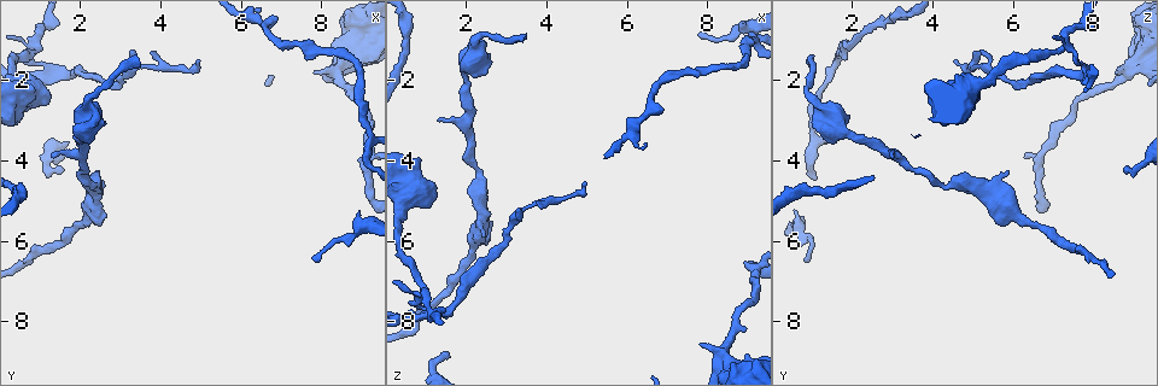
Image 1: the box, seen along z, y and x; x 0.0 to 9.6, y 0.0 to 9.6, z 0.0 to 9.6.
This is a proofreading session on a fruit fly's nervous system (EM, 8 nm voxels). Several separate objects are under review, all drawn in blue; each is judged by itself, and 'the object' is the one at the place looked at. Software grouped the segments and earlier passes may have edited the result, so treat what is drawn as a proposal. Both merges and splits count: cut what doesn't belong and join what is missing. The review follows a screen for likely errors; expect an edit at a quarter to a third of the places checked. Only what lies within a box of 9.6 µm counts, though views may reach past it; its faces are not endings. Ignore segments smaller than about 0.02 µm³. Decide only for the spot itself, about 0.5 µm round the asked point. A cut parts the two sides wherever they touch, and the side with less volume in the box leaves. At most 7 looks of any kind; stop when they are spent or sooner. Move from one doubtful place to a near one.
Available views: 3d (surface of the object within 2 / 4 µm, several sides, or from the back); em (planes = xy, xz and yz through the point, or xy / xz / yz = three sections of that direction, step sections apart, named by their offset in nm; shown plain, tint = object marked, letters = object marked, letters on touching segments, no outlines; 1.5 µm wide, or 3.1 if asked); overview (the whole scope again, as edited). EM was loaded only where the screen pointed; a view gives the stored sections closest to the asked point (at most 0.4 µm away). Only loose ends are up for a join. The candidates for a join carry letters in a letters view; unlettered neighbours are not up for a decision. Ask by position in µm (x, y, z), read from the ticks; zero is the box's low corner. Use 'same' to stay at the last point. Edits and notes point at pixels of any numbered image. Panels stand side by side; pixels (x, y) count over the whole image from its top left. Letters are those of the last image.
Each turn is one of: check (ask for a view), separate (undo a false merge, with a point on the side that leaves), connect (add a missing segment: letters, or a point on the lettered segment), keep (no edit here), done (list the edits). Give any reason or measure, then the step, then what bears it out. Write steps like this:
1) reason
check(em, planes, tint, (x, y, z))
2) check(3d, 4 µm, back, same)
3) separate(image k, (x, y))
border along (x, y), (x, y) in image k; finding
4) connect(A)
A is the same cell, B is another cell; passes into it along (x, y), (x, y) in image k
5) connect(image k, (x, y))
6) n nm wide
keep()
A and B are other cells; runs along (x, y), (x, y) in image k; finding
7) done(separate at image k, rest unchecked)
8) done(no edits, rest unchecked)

a fork
check(em, planes, letters, (0.90, 1.10, 7.30))

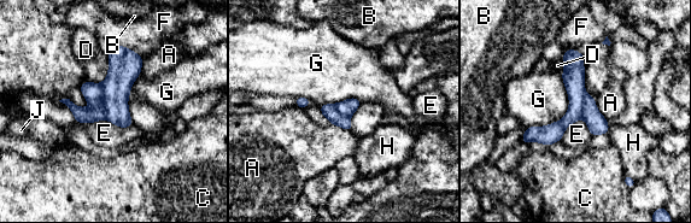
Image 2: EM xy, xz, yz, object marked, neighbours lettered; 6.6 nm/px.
separate(image 2, (93, 93))
A, B, C, D, E, F, G, H and J are other cells; border along (100, 83), (105, 118) in image 2; two cells meet here

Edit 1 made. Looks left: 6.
check(em, xz, step 4, tint, (8.55, 1.50, 9.05))

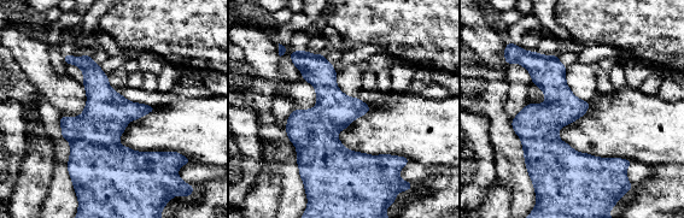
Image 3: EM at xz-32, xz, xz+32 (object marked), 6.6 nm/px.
another direction
check(em, planes, tint, same)

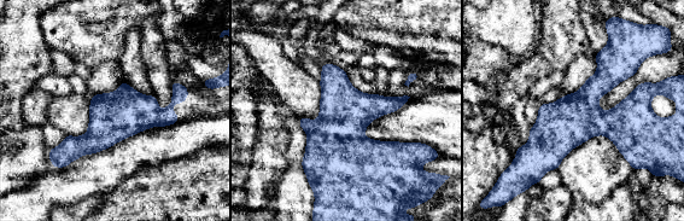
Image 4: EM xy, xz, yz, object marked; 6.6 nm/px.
check(em, planes, letters, same)

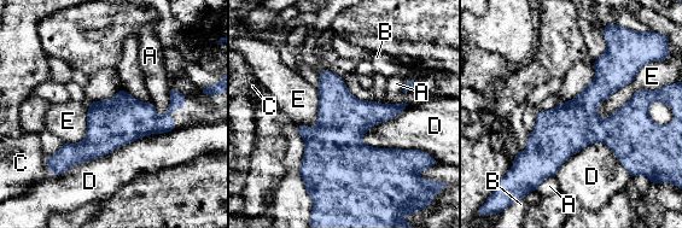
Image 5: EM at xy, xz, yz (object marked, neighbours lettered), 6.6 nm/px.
keep()
A, B, C, D and E are other cells; runs along (182, 99), (159, 121), (118, 121), (62, 164) in image 5; one cell here

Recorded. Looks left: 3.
done(separate at image 2, rest unchecked)

